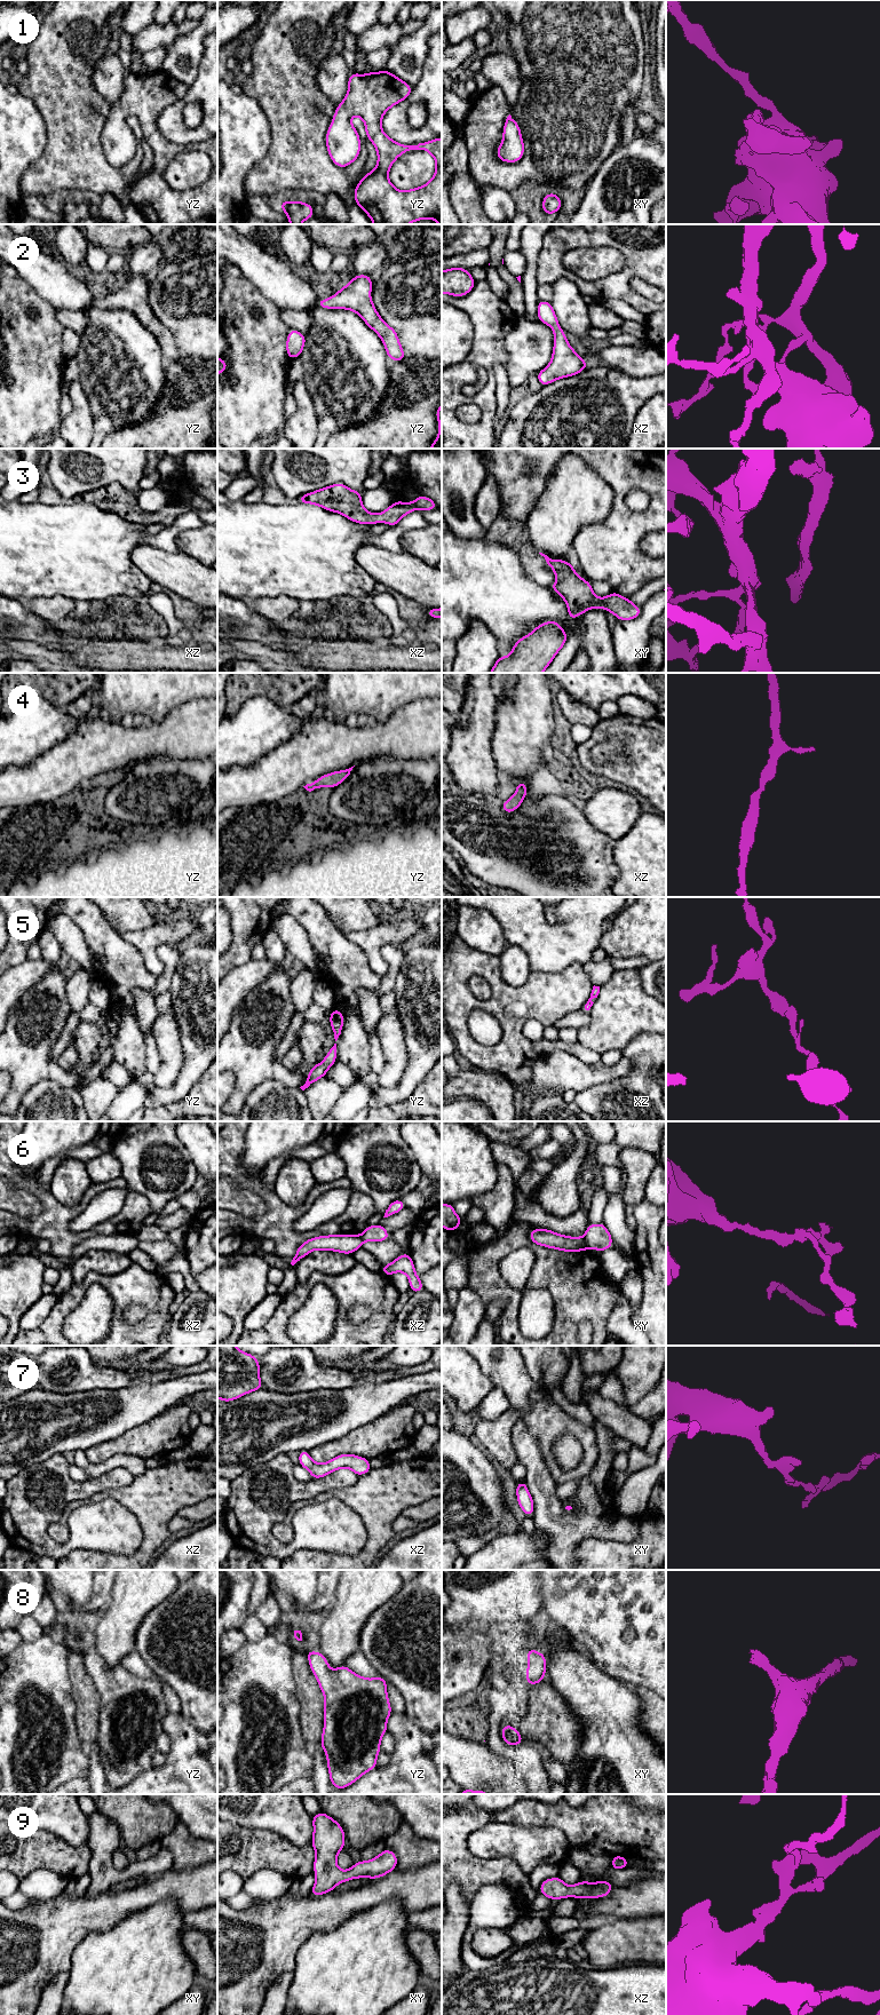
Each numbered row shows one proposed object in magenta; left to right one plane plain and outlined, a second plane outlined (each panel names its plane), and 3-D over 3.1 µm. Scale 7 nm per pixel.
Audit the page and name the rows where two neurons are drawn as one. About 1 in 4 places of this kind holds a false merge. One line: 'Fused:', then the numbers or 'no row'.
Fused: 6

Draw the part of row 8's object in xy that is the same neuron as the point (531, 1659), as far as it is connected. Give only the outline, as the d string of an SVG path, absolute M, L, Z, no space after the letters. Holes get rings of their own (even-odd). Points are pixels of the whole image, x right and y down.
M526 1649L528 1671L525 1673L526 1683L536 1685L542 1681L546 1675L546 1656L539 1651Z

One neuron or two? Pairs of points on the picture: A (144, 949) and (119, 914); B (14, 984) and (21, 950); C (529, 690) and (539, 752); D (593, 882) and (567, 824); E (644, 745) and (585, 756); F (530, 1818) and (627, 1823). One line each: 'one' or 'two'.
A: two
B: two
C: one
D: one
E: one
F: one

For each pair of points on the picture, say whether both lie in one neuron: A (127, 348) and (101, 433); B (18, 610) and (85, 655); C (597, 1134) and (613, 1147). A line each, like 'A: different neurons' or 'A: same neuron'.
A: same neuron
B: same neuron
C: different neurons

